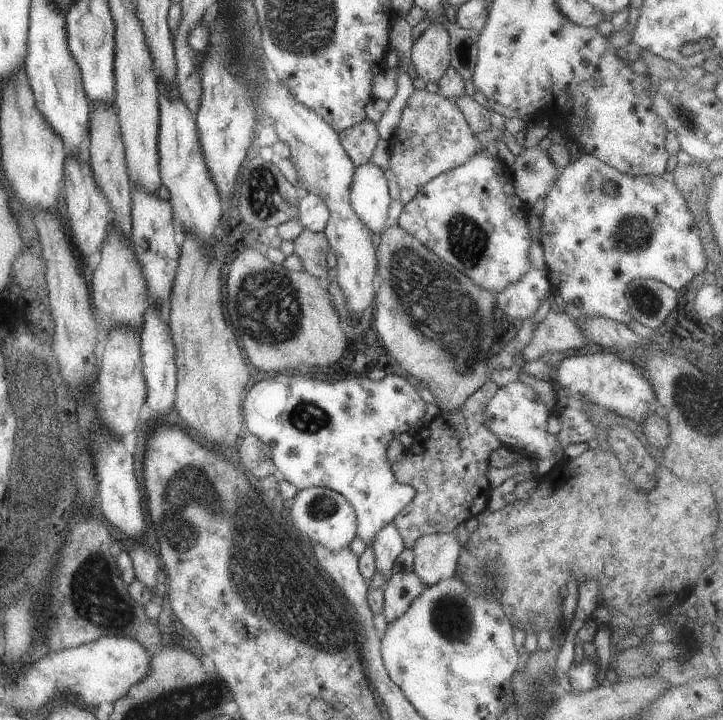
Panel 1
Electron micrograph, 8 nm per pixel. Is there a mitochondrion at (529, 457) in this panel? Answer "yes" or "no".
no

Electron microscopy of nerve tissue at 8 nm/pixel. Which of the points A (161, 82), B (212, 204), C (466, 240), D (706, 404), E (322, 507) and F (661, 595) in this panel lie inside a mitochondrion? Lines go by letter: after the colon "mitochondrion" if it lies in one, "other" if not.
A: other
B: other
C: mitochondrion
D: mitochondrion
E: mitochondrion
F: other

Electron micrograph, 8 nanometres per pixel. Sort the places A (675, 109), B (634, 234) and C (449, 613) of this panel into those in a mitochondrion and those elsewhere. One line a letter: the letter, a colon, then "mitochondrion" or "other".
A: mitochondrion
B: mitochondrion
C: mitochondrion

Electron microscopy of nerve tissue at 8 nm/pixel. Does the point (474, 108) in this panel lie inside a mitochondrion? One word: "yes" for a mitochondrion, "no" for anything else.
no

